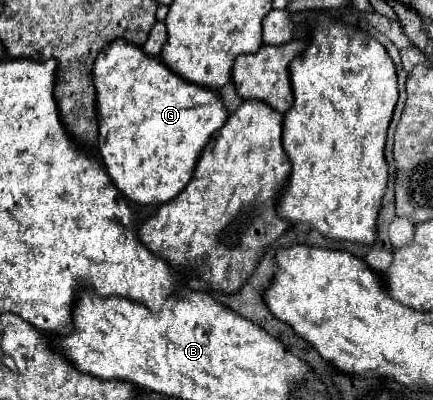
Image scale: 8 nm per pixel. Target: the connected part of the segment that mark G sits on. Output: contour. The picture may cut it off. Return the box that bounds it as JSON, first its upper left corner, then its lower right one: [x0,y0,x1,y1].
[92,40,228,204]

